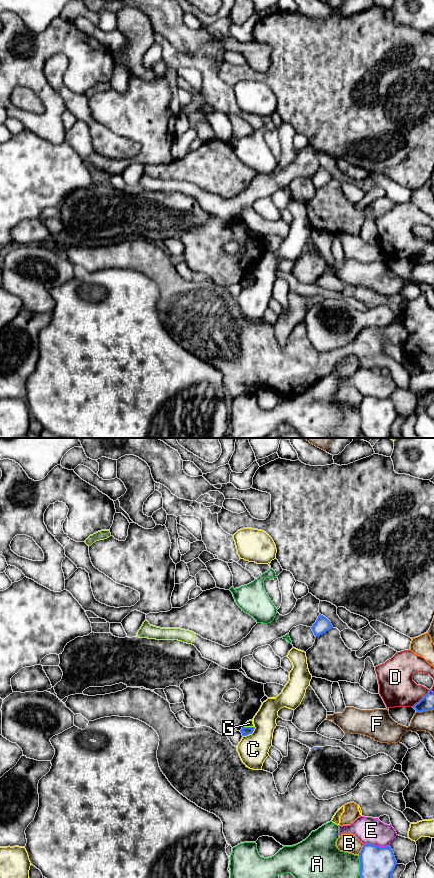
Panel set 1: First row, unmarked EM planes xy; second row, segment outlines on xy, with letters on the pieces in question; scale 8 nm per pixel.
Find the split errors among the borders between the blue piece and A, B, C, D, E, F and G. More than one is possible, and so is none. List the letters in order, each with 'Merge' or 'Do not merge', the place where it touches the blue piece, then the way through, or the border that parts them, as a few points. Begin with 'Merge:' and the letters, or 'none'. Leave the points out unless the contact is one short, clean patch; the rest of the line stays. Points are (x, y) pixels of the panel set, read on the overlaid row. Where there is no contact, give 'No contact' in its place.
Merge: none
A: Do not merge. Touches blue at xy (360, 867)
B: Do not merge. Touches blue at xy (361, 850)
C: Do not merge. Touches blue at xy (250, 733)
D: Do not merge. Touches blue at xy (423, 697)
E: Do not merge. Touches blue at xy (377, 846)
F: Do not merge. Touches blue at xy (424, 710)
G: Do not merge. Touches blue at xy (248, 727). Boundary: xy (243, 726), (253, 727)

